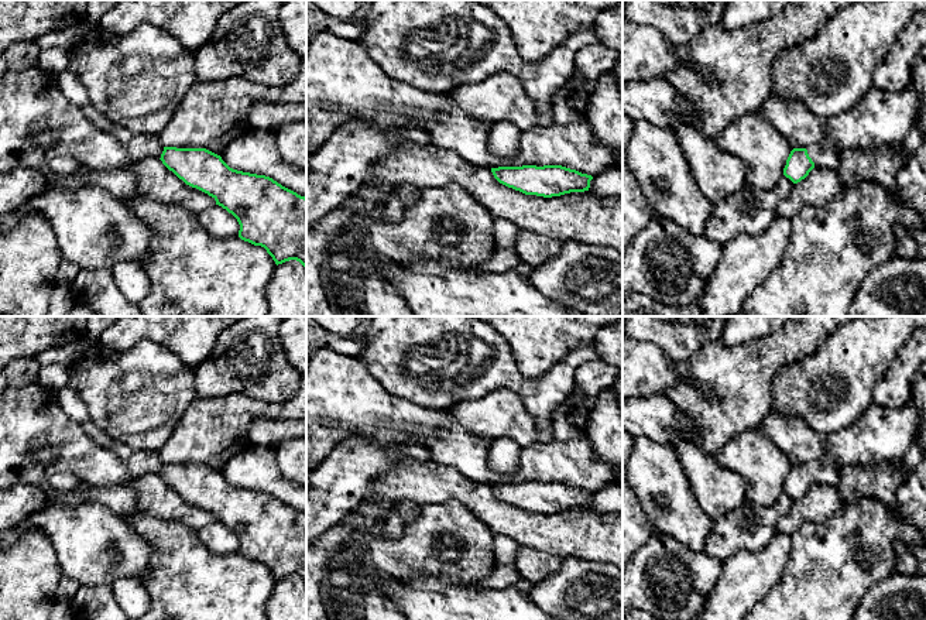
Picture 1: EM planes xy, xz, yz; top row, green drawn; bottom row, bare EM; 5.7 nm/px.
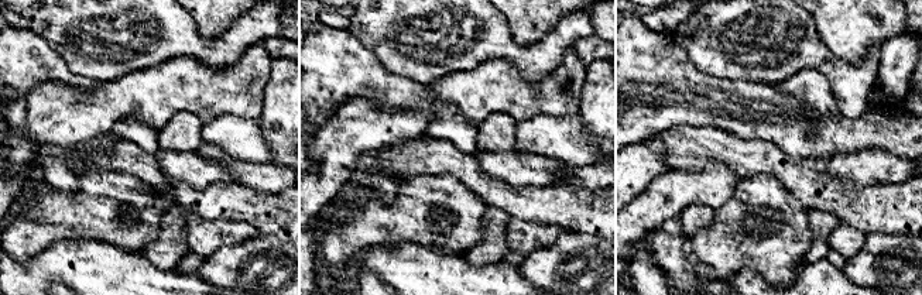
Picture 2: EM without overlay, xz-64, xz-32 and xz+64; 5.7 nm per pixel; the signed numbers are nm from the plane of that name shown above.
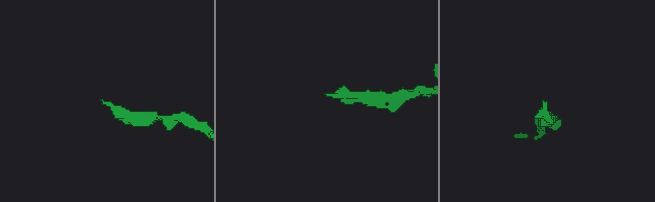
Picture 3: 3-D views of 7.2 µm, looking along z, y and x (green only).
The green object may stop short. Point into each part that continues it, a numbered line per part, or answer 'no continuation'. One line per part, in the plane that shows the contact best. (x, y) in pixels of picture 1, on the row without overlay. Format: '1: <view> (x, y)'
1: yz (825, 472)

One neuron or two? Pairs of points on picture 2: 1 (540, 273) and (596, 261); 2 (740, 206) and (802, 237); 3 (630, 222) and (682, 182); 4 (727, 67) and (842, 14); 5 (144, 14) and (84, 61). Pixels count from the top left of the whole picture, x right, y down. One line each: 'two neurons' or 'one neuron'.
1: one neuron
2: one neuron
3: one neuron
4: two neurons
5: one neuron

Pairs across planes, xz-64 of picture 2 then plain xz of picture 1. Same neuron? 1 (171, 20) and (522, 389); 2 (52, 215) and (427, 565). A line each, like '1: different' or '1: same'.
1: same
2: same

